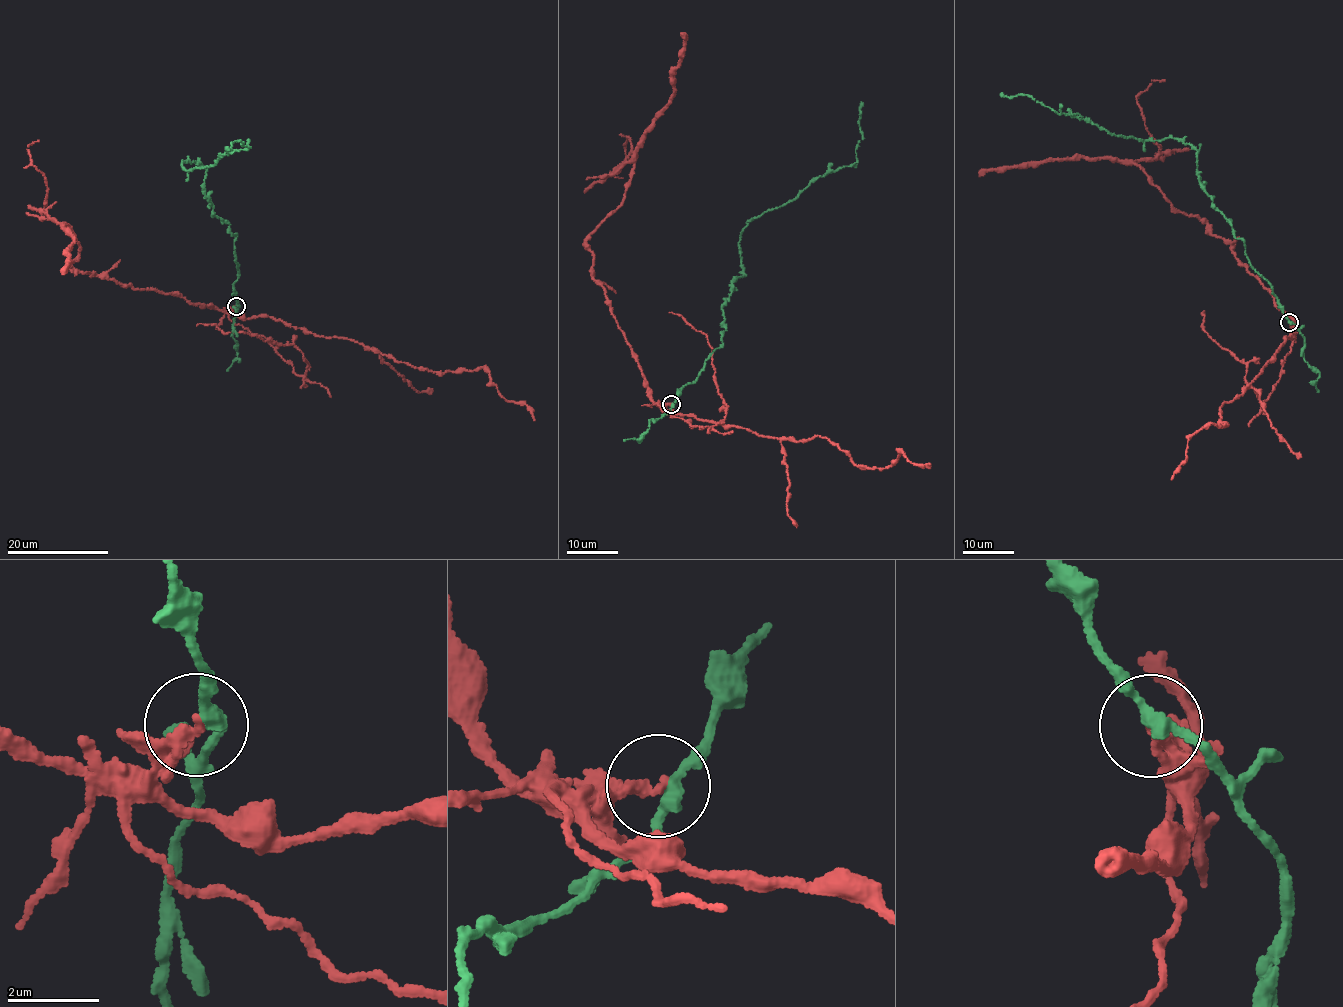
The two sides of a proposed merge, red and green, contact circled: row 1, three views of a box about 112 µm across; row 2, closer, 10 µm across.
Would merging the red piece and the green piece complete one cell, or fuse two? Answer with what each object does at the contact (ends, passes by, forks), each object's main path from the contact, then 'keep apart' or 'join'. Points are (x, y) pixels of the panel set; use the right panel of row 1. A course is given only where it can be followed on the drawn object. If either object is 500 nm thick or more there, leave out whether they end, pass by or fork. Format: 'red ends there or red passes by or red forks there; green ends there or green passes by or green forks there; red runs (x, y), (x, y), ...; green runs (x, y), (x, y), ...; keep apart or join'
red ends there; green passes by; red runs (1290, 322), (1296, 326), (1239, 265), (1230, 243), (1171, 205), (1133, 163), (1054, 158), (980, 176); green runs (1290, 322), (1199, 183), (1189, 144), (1118, 136), (1027, 95), (1000, 93); keep apart

